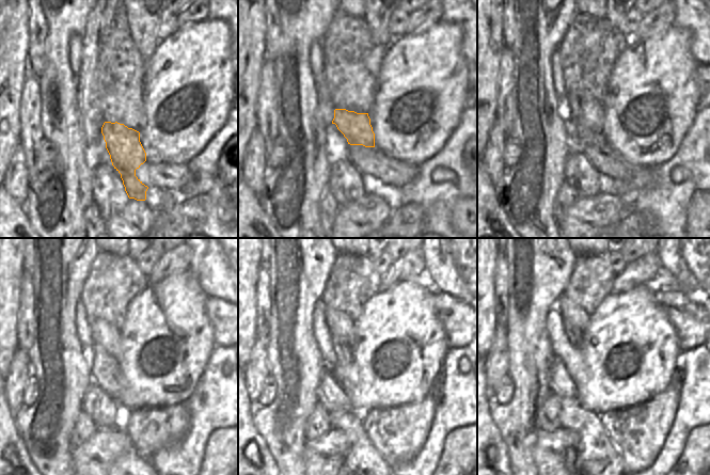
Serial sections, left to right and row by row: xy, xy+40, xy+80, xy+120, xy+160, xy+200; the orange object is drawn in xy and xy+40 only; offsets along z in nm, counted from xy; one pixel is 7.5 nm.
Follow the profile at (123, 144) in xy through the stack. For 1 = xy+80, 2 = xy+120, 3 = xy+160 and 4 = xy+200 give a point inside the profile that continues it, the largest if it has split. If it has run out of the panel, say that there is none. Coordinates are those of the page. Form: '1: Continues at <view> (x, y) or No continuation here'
1: Continues at xy+80 (587, 112)
2: Continues at xy+120 (104, 332)
3: Continues at xy+160 (340, 325)
4: Continues at xy+200 (572, 312)

